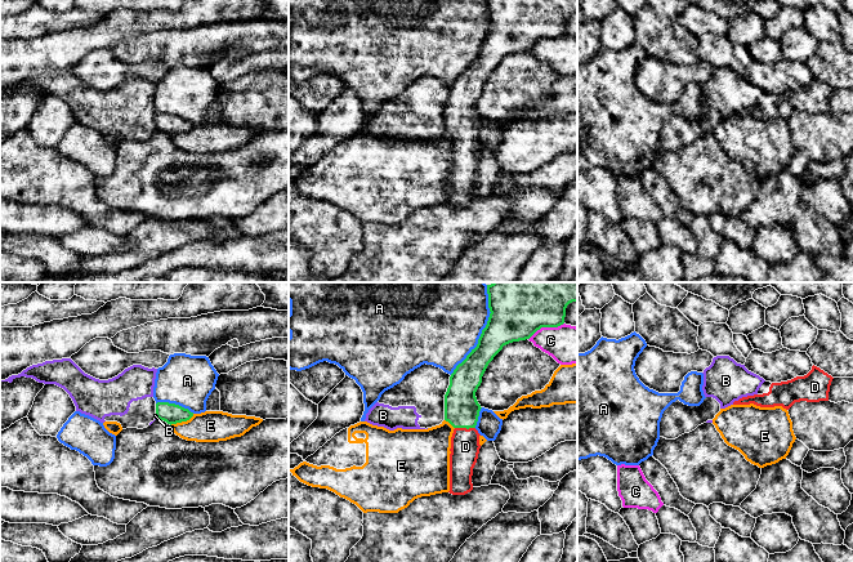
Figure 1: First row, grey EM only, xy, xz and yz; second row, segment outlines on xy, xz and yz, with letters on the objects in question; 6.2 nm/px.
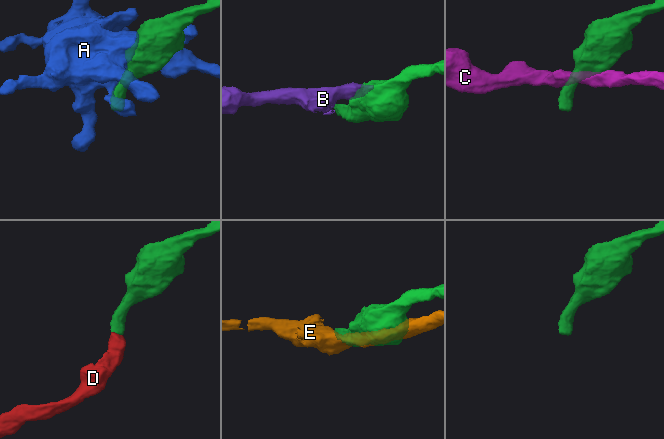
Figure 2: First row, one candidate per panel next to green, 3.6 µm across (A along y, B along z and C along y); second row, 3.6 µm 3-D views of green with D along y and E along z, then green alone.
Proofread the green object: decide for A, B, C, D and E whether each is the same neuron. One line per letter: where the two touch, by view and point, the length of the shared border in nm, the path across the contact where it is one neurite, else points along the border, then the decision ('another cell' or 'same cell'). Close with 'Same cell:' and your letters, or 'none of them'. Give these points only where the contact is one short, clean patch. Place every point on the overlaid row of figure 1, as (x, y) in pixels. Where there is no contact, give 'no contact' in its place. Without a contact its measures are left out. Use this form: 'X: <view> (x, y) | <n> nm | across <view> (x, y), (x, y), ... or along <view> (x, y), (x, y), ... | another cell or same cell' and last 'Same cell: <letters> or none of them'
A: xz (482, 330) | 600 nm | another cell
B: xy (156, 415) | 30 nm | along xy (155, 415), (157, 418) | another cell
C: xz (545, 326) | 240 nm | another cell
D: xz (465, 427) | 130 nm | across xz (461, 410), (465, 427), (465, 446) | same cell
E: xy (182, 420) | 170 nm | along xy (193, 414), (186, 420), (170, 424) | another cell
Same cell: D

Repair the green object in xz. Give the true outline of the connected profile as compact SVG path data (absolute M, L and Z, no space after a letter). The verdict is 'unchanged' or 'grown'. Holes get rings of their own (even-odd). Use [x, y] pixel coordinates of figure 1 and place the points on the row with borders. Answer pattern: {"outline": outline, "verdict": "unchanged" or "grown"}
{"outline": "M492 282L487 285L490 317L478 339L478 344L456 366L450 376L445 394L445 420L455 429L451 437L450 494L465 495L473 490L473 468L479 454L479 433L475 429L481 405L475 392L482 376L504 345L530 339L541 327L558 327L564 324L566 308L577 302L577 282Z", "verdict": "grown"}

